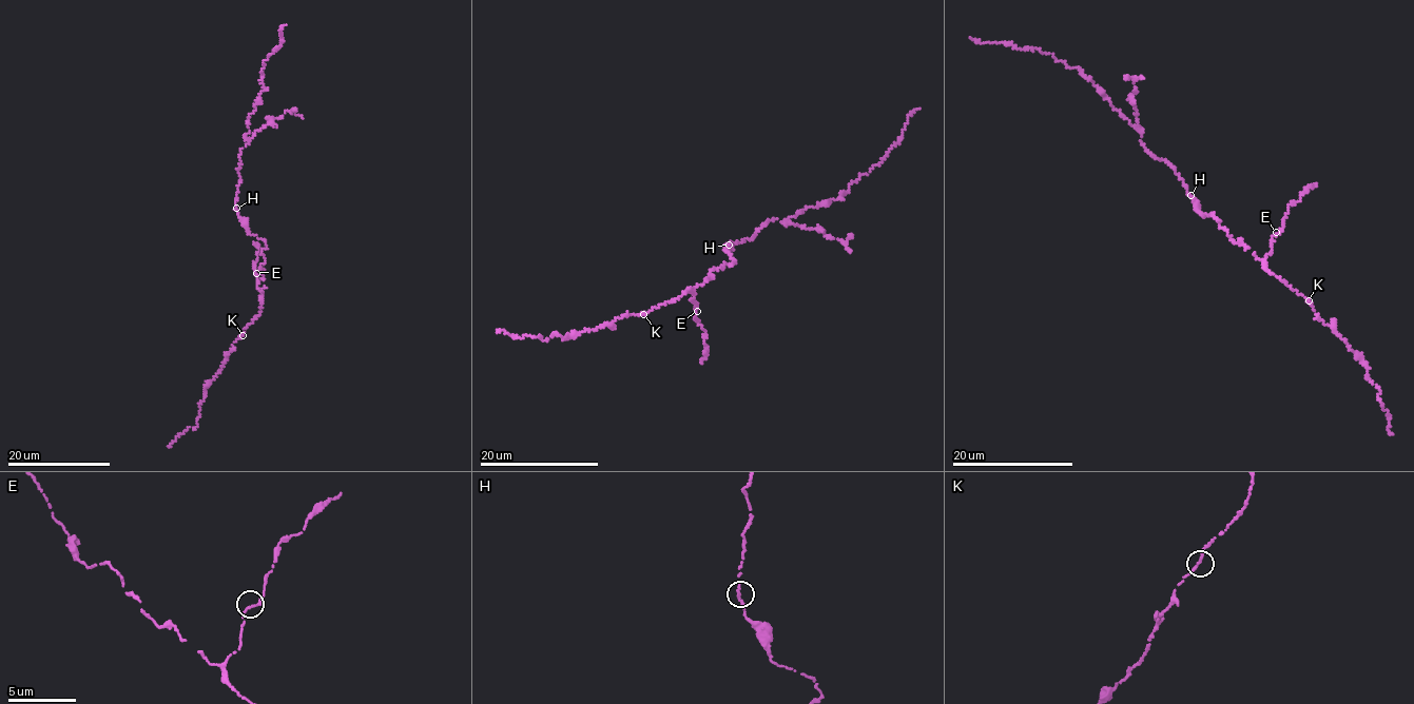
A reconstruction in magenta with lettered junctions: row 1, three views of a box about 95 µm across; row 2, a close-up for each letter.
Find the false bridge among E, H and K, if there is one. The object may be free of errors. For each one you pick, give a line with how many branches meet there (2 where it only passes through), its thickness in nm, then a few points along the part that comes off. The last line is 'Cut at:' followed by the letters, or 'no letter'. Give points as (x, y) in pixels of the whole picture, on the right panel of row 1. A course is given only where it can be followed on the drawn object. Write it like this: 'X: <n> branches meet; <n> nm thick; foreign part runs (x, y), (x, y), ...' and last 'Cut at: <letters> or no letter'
Cut at: no letter

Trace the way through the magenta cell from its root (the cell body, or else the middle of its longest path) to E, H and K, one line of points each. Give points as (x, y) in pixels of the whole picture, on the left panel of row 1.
E: (250, 234), (267, 245), (262, 253), (265, 258), (260, 270), (265, 286), (262, 293), (256, 273)
H: (250, 234), (236, 209)
K: (250, 234), (267, 245), (262, 253), (265, 258), (260, 270), (265, 286), (258, 314), (244, 328), (243, 335)

